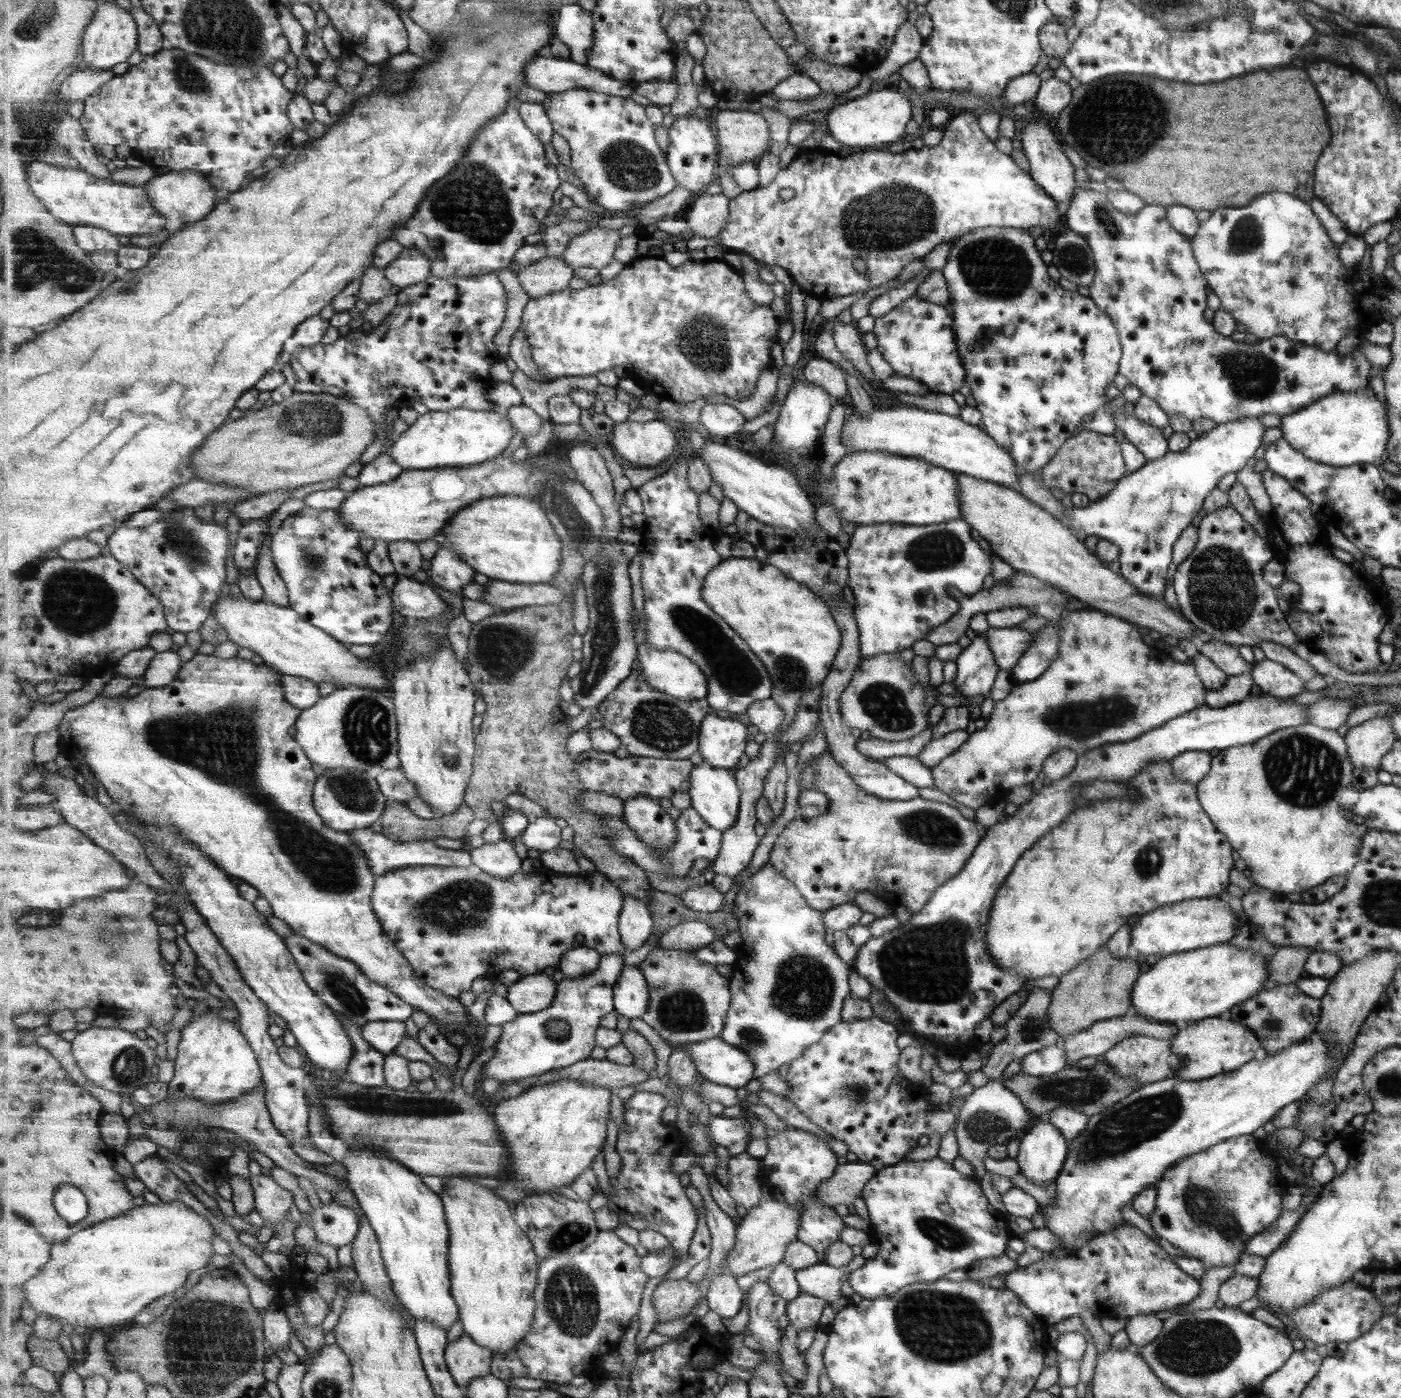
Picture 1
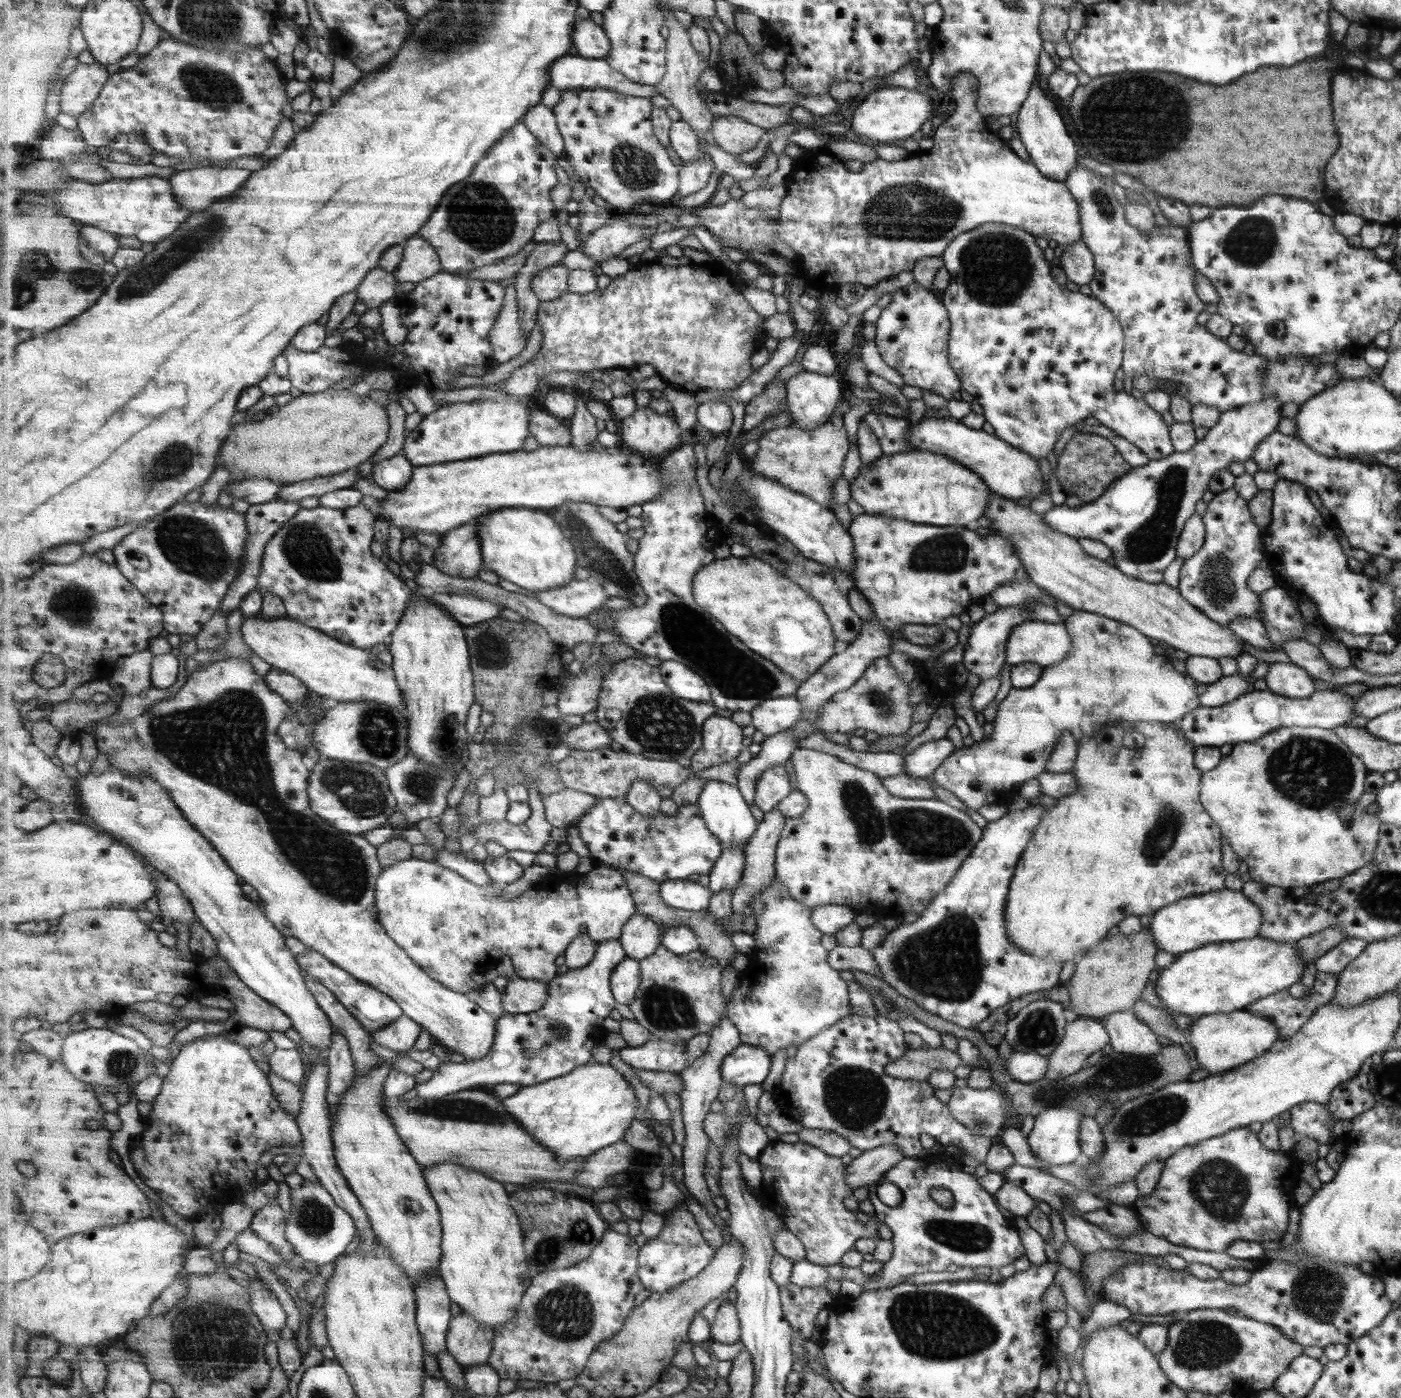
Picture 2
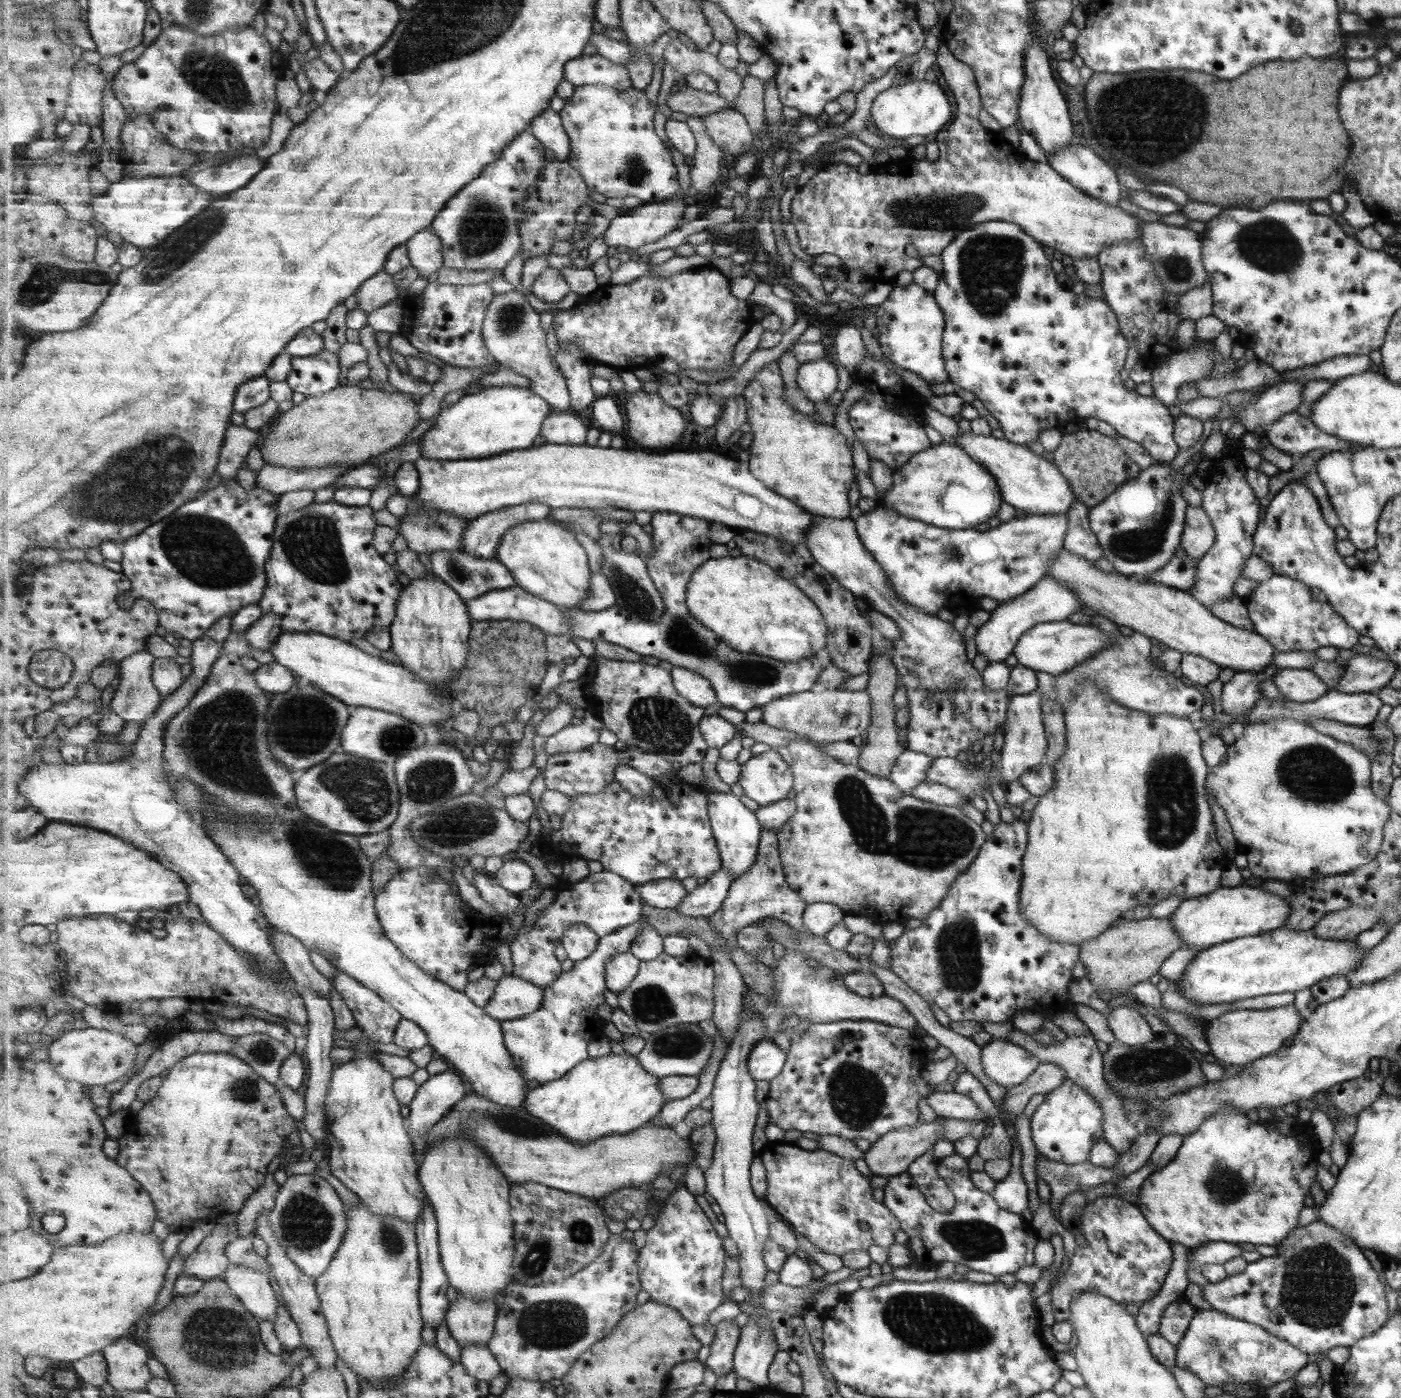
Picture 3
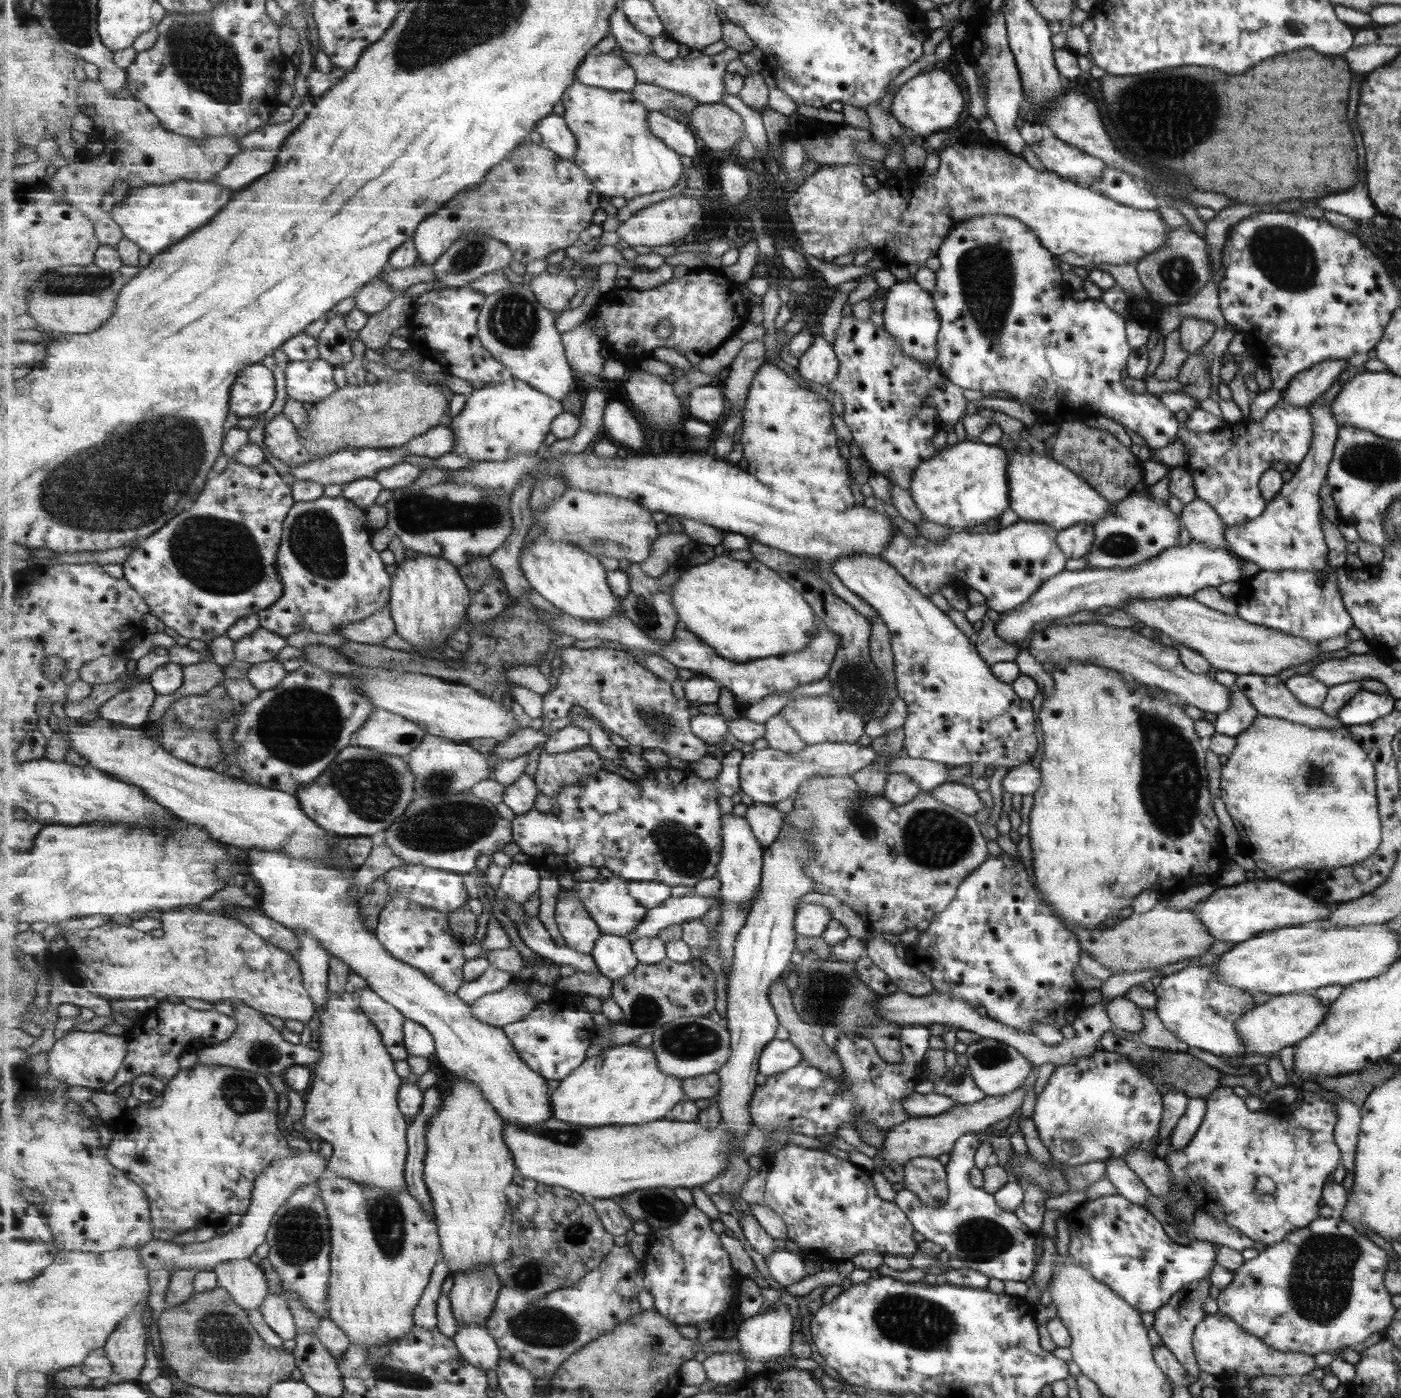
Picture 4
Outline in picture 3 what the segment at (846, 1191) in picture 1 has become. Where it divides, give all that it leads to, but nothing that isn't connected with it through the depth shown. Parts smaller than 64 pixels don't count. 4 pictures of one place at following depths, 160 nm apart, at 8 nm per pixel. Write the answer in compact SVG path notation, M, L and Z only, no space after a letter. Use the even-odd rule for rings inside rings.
M916 1121L913 1126L902 1126L902 1128L892 1130L890 1133L882 1134L877 1141L870 1144L870 1148L863 1152L862 1159L865 1161L867 1170L871 1172L872 1176L892 1177L906 1172L909 1164L917 1156L931 1149L939 1139L942 1139L942 1126L938 1122L920 1123Z

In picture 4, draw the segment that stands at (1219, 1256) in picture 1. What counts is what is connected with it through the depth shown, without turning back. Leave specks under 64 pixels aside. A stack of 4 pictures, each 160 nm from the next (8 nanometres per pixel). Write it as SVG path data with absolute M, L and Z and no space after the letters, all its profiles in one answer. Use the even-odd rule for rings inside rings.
M1218 1086L1214 1088L1204 1099L1206 1102L1206 1112L1203 1115L1202 1122L1197 1128L1197 1132L1194 1134L1194 1137L1187 1143L1185 1148L1182 1148L1178 1151L1168 1151L1168 1153L1164 1156L1165 1164L1167 1165L1169 1171L1169 1180L1170 1189L1168 1190L1168 1195L1162 1200L1164 1210L1166 1211L1167 1216L1169 1216L1169 1220L1173 1220L1175 1224L1183 1224L1185 1221L1183 1217L1176 1217L1173 1213L1168 1209L1171 1204L1177 1202L1180 1198L1191 1198L1194 1202L1194 1210L1196 1212L1202 1212L1212 1218L1217 1224L1226 1224L1231 1228L1235 1228L1247 1236L1247 1238L1262 1243L1264 1245L1273 1245L1275 1243L1279 1243L1283 1241L1283 1238L1286 1238L1286 1234L1294 1232L1294 1230L1305 1228L1305 1226L1309 1225L1311 1221L1315 1220L1319 1217L1318 1210L1321 1206L1322 1200L1322 1186L1327 1182L1327 1176L1331 1174L1337 1166L1337 1161L1340 1159L1340 1152L1337 1146L1335 1146L1335 1141L1333 1140L1333 1127L1335 1124L1336 1114L1334 1113L1334 1106L1326 1098L1320 1098L1318 1094L1314 1094L1314 1092L1301 1092L1301 1100L1292 1099L1289 1095L1287 1095L1287 1108L1285 1108L1285 1112L1279 1112L1274 1110L1268 1111L1249 1111L1245 1107L1245 1103L1243 1103L1243 1098L1237 1097L1237 1095L1233 1094L1231 1091L1231 1087L1222 1087ZM1259 1176L1267 1176L1269 1180L1273 1181L1273 1186L1275 1187L1273 1192L1270 1194L1259 1194L1253 1189L1255 1186L1255 1182L1257 1182L1257 1178Z

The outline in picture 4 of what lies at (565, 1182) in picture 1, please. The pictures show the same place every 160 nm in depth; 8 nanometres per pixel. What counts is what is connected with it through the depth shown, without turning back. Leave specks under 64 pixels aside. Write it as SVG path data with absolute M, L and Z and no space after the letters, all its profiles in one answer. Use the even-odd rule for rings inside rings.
M632 1043L588 1058L560 1081L550 1094L550 1106L555 1118L569 1124L587 1128L633 1126L664 1119L685 1098L682 1079L662 1072L653 1048L640 1048Z

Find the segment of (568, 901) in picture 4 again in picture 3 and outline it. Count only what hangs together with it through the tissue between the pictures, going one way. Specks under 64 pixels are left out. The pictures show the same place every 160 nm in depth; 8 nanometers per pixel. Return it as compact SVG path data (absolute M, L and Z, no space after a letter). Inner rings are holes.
M576 922L566 930L562 938L562 946L568 958L576 963L589 958L598 949L600 939L600 936L590 926Z

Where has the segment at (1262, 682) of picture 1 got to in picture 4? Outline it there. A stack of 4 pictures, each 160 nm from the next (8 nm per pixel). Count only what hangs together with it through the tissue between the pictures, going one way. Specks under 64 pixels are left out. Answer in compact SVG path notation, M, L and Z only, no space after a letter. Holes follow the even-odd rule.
M1309 673L1292 675L1284 682L1284 685L1301 704L1318 708L1325 700L1329 688Z

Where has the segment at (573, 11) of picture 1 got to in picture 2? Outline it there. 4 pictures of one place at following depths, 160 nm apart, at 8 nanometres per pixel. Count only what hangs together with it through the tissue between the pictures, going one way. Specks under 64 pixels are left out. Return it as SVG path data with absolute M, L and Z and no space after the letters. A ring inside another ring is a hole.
M576 18L572 41L576 54L583 58L604 59L612 49L605 29L591 19Z

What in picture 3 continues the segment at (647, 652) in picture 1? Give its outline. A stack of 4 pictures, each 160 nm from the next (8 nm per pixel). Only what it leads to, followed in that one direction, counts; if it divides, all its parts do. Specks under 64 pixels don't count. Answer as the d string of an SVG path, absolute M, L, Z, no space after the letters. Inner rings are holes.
M673 666L671 671L679 694L695 706L707 708L718 701L714 686L703 675L683 667Z

